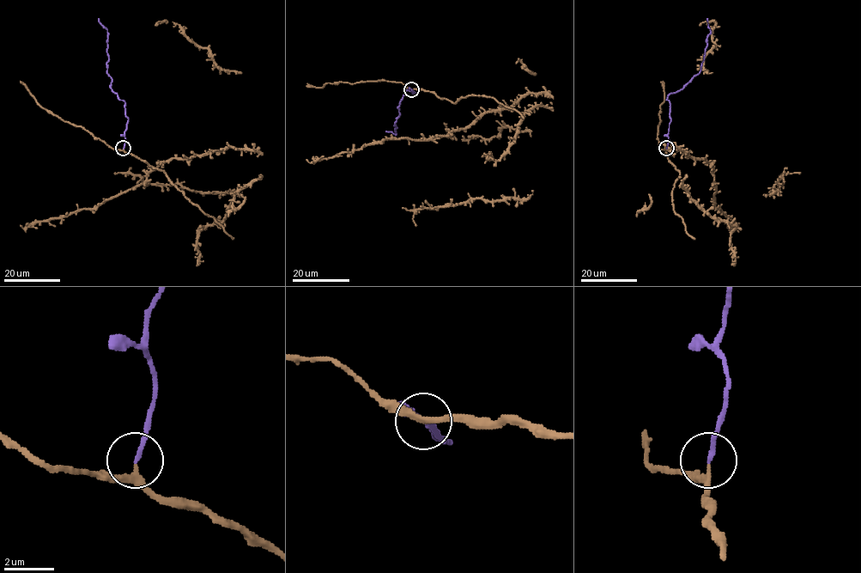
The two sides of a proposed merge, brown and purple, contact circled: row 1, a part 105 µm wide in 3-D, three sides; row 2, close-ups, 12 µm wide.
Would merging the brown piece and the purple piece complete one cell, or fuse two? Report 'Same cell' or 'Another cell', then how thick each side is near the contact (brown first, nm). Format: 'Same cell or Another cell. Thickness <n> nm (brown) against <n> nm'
Same cell. Thickness 240 nm (brown) against 160 nm

